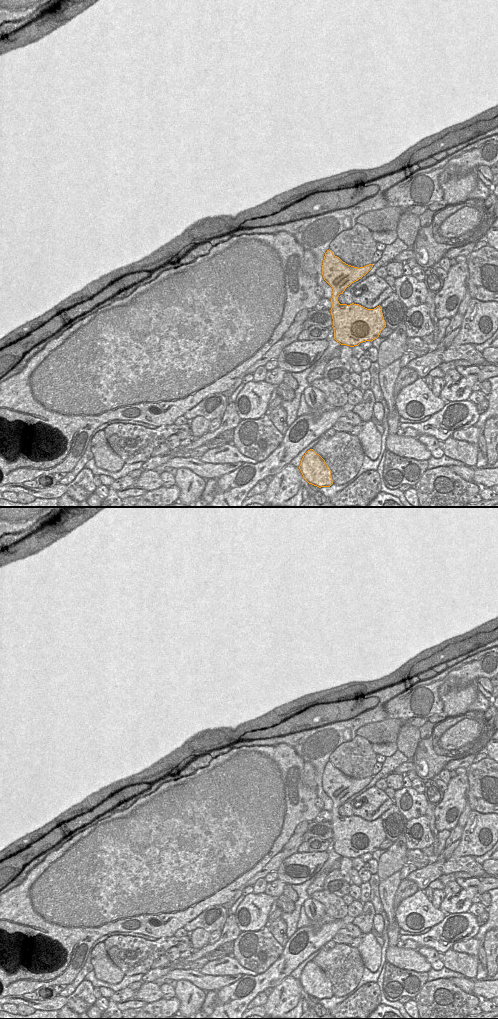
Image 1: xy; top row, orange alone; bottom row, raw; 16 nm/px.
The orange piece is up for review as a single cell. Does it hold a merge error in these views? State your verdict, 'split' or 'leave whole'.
leave whole

